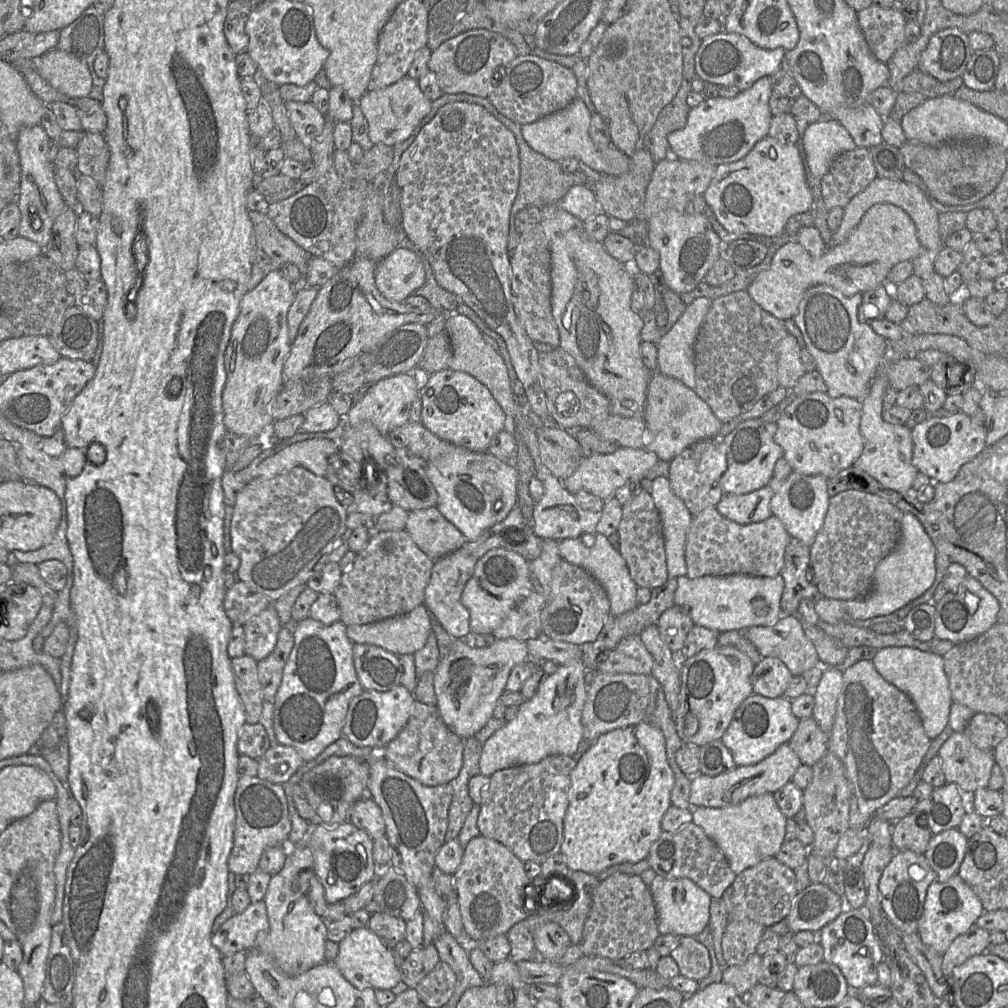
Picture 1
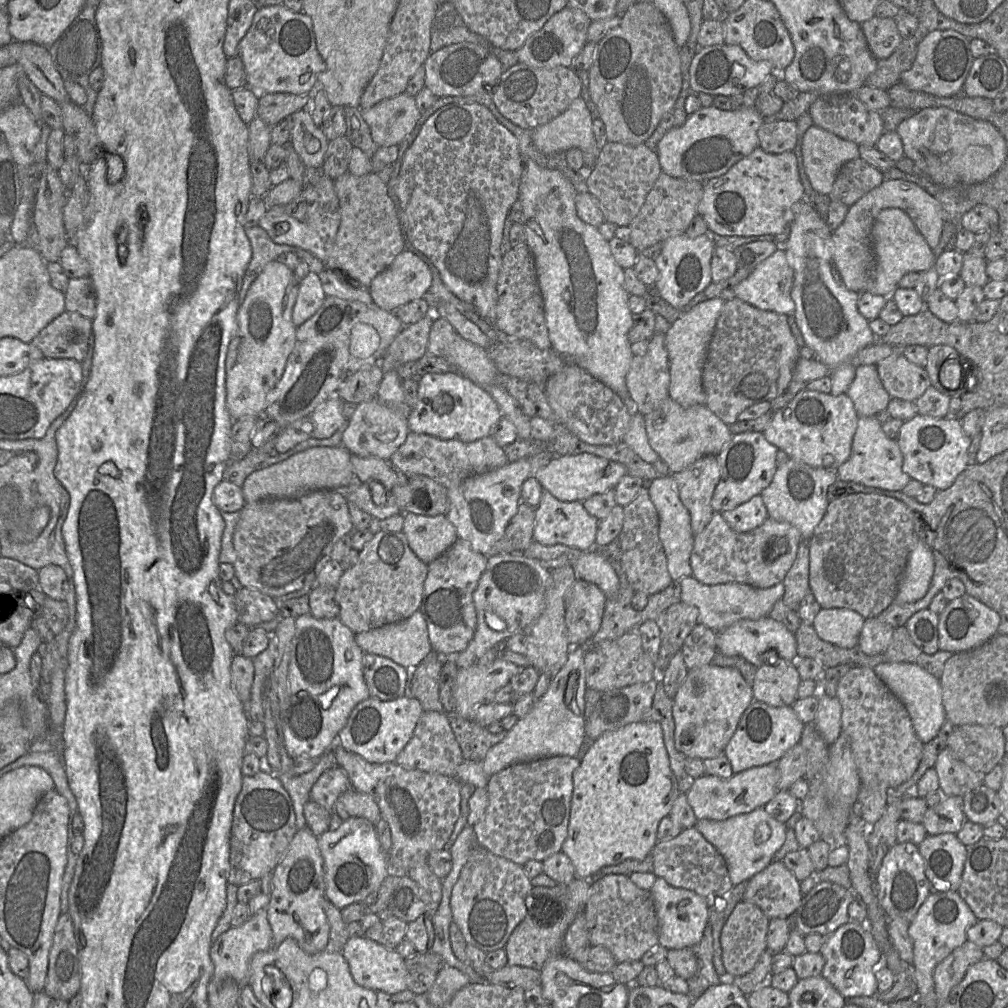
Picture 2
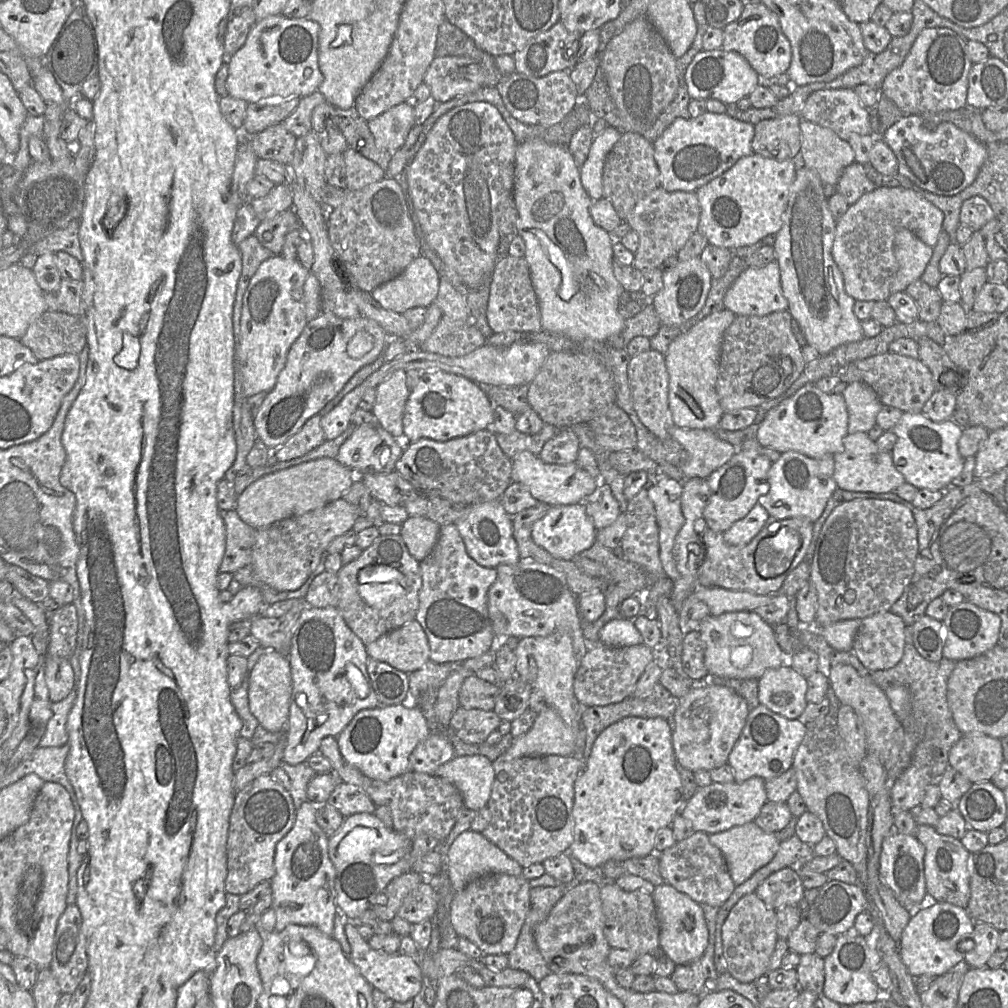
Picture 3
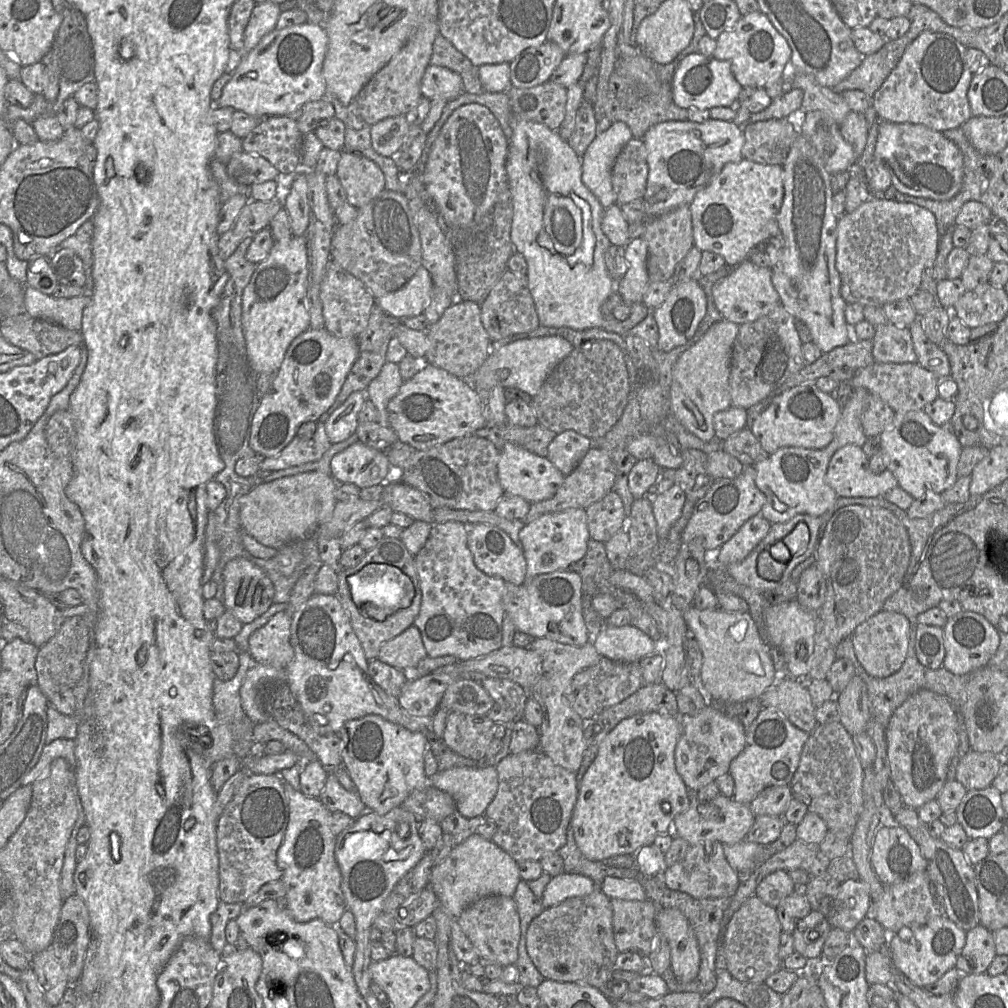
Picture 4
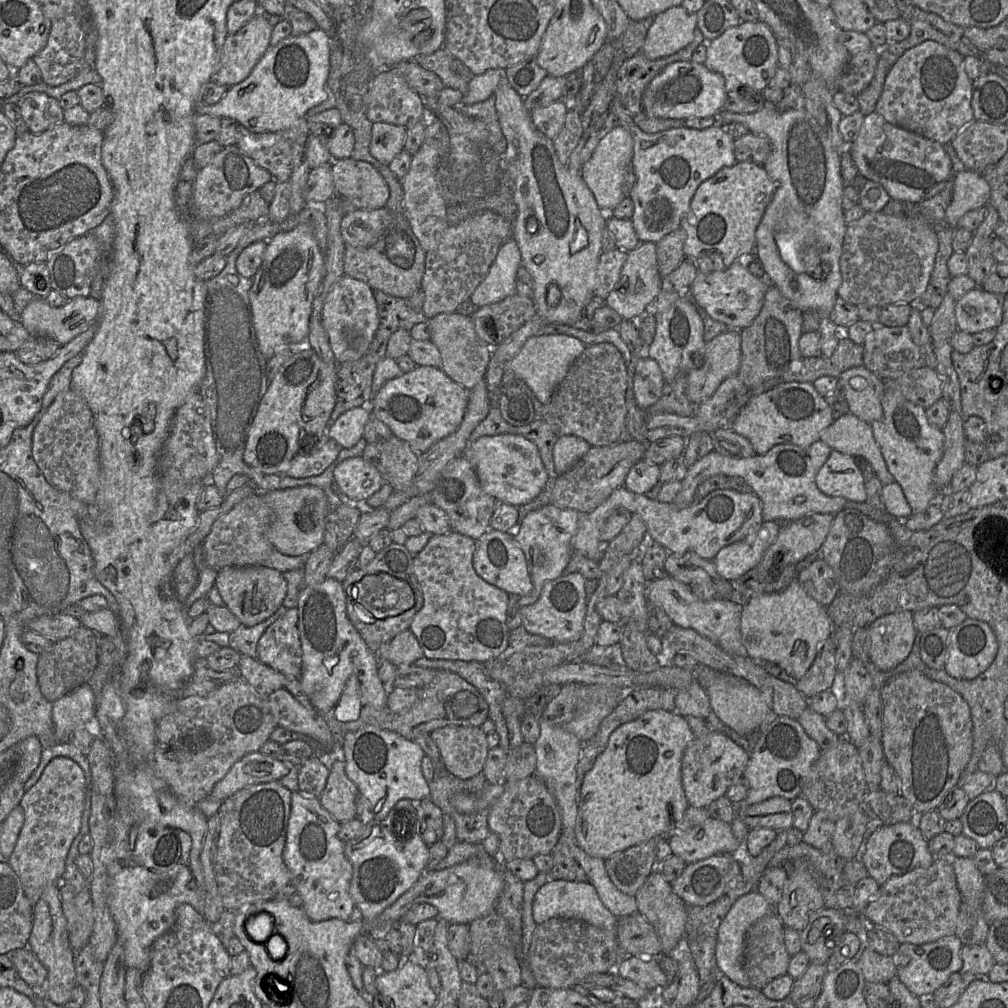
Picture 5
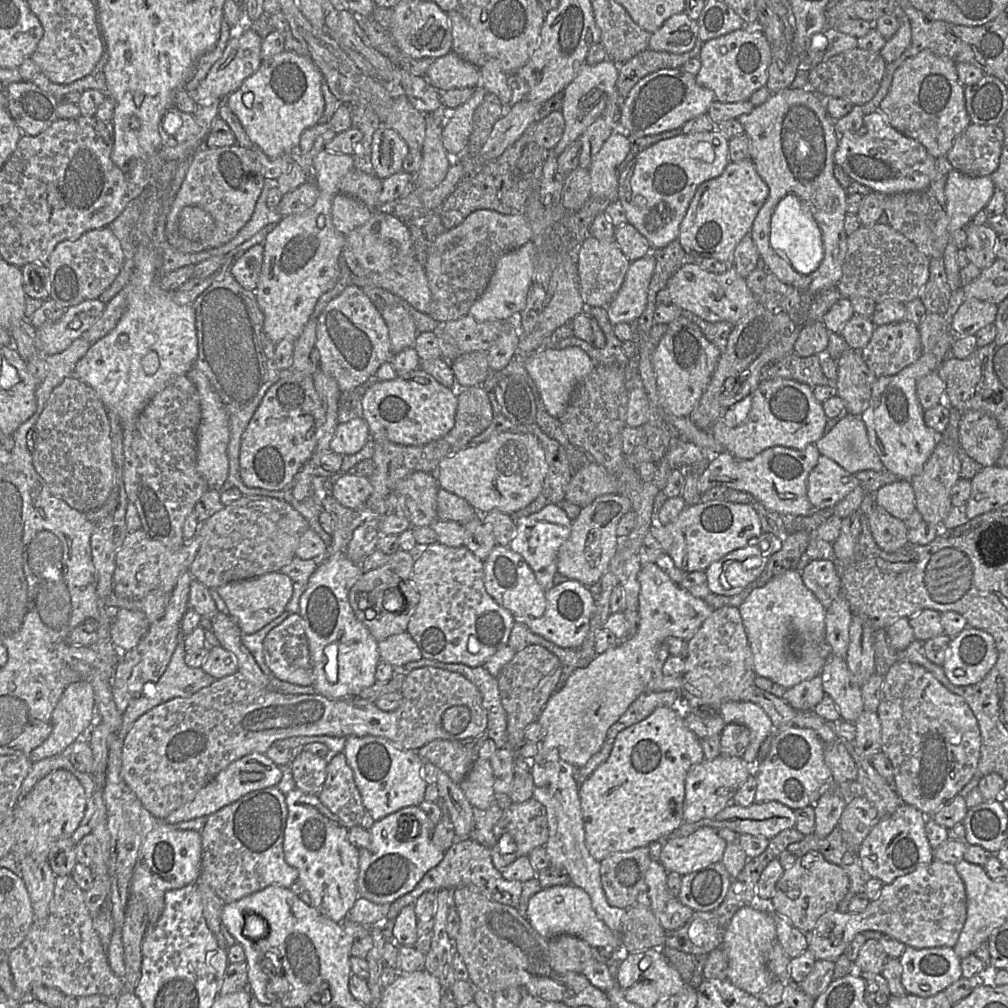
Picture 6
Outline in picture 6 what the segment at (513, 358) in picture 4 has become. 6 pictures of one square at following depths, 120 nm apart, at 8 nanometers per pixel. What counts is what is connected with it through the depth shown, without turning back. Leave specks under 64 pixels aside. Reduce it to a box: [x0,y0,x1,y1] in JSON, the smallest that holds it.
[524,347,594,419]

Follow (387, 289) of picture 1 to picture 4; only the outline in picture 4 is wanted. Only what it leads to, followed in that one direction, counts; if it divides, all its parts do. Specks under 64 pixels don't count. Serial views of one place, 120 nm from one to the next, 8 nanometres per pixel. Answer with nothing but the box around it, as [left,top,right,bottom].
[375,265,432,317]

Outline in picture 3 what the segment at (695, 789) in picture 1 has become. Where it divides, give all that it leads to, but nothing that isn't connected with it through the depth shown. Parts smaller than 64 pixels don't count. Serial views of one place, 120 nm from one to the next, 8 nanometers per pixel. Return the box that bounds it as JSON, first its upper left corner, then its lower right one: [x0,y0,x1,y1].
[680,777,768,834]

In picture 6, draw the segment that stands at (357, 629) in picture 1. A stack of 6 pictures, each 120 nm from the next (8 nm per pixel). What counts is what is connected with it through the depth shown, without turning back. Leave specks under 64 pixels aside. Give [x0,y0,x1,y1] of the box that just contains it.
[378,632,422,669]

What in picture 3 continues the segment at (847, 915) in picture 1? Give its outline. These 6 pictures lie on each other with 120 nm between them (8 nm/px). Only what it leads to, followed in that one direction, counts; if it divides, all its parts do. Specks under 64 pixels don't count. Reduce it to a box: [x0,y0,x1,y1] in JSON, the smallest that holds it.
[823,930,884,1005]

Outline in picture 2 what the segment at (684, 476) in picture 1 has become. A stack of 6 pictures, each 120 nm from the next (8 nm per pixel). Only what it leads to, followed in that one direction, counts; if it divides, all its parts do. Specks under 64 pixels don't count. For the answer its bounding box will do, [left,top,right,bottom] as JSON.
[670,455,720,535]

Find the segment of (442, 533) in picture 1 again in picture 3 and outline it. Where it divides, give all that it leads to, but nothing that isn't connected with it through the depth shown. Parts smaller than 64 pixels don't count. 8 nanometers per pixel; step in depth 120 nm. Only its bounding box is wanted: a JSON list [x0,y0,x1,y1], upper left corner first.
[400,516,441,561]

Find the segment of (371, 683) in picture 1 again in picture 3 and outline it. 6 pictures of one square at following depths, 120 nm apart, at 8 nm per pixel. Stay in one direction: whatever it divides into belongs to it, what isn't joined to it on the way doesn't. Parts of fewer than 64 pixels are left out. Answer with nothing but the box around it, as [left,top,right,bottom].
[367,656,409,706]

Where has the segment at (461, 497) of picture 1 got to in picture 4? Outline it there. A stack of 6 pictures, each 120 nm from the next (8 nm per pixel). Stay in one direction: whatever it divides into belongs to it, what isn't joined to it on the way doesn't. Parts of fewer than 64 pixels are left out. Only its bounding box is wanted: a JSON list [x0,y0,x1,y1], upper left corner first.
[467,430,591,585]

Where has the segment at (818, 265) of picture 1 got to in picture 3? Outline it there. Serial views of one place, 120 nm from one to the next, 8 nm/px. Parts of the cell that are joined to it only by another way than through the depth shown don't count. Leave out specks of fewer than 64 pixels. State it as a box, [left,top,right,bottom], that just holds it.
[723,228,933,316]

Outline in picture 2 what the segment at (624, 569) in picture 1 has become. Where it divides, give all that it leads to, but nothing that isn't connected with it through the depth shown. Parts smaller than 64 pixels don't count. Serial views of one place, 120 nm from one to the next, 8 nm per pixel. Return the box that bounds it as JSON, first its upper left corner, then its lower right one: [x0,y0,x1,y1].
[572,551,619,597]

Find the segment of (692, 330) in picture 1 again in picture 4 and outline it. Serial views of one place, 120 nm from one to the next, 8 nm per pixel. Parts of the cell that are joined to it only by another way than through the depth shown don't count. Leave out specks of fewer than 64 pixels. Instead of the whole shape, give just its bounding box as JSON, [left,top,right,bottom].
[669,319,738,442]

